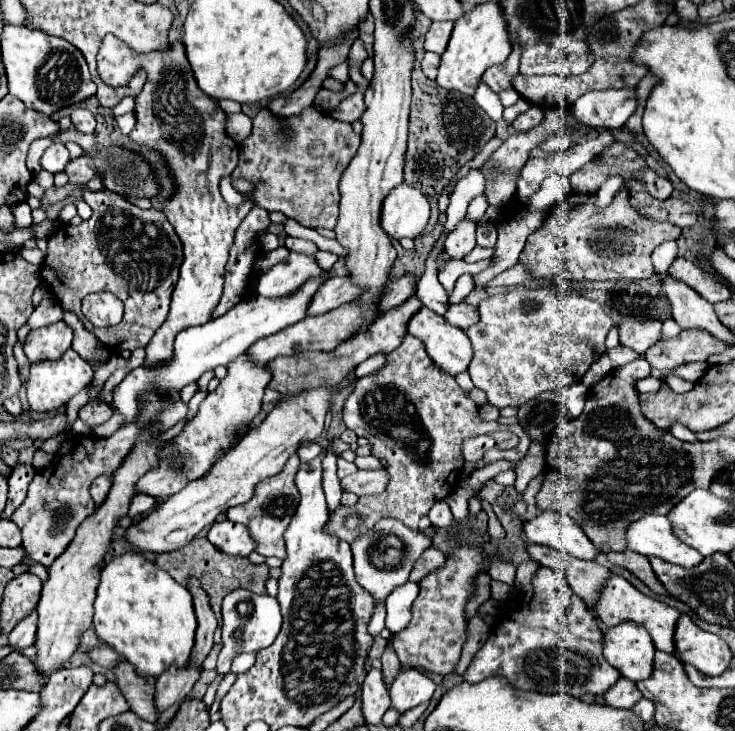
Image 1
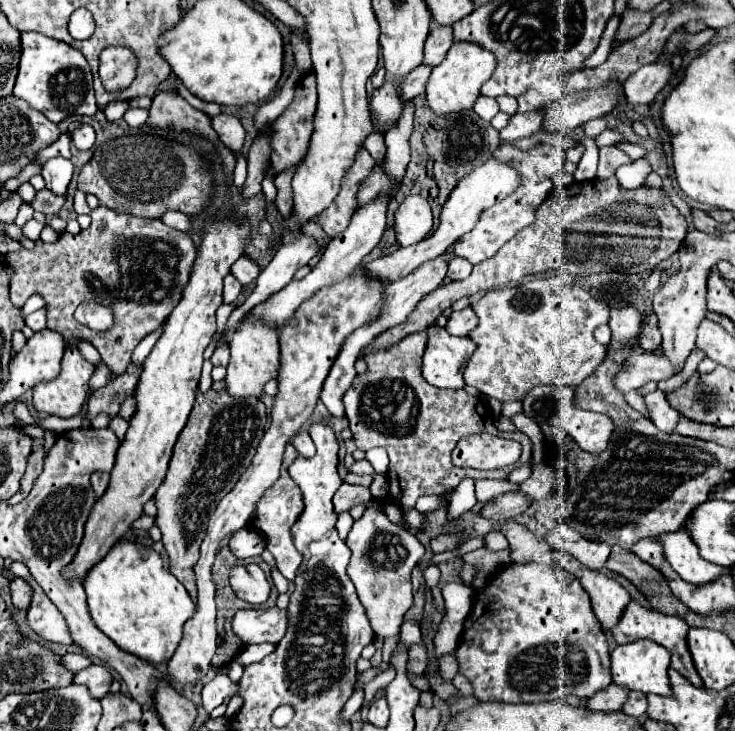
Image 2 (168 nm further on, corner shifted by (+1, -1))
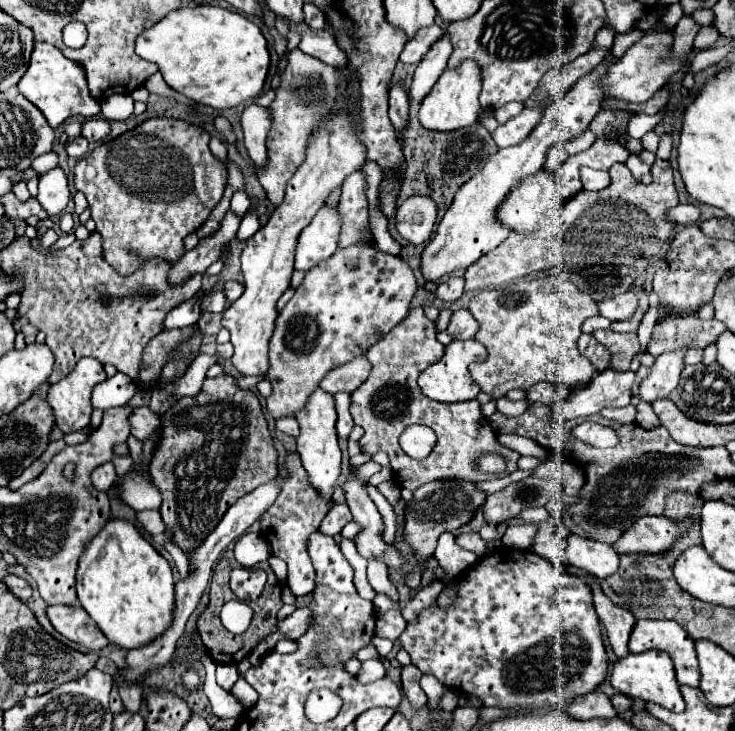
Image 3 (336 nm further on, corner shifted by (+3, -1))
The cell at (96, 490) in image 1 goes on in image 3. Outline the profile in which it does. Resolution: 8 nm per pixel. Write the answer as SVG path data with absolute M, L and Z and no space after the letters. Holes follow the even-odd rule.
M107 462L99 468L95 468L91 472L91 480L93 480L93 486L101 492L107 492L115 482L117 482L117 472L115 472L115 466L113 462Z

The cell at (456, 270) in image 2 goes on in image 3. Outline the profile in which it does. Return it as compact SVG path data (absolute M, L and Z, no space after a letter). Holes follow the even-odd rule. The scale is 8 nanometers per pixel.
M451 276L447 282L443 282L439 288L437 288L437 296L441 300L447 300L447 302L453 302L457 298L463 296L463 278L461 276Z

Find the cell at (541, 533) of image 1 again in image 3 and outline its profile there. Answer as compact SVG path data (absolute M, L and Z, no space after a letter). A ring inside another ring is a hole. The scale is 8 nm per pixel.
M569 534L567 538L567 558L569 564L587 570L597 578L611 576L619 566L619 556L609 544L593 542L577 534Z

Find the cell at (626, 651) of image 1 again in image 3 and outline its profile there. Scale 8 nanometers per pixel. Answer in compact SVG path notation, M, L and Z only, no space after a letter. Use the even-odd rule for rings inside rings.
M647 650L645 654L629 652L625 658L619 658L613 666L609 682L617 692L627 694L631 698L655 702L673 712L685 710L685 700L681 698L681 692L679 692L679 682L675 678L673 662L671 662L669 654L661 654L659 650Z

